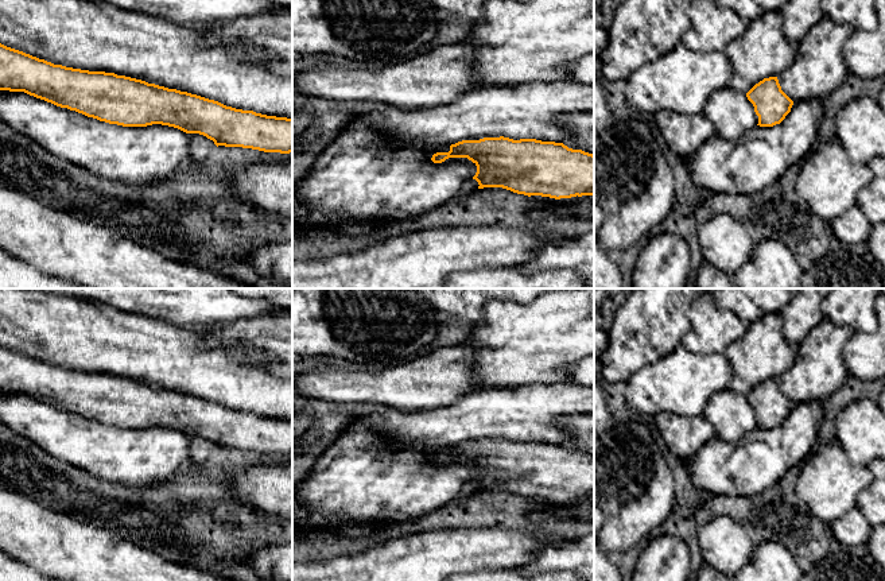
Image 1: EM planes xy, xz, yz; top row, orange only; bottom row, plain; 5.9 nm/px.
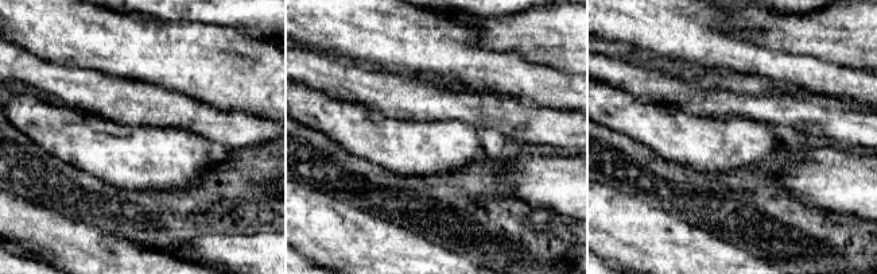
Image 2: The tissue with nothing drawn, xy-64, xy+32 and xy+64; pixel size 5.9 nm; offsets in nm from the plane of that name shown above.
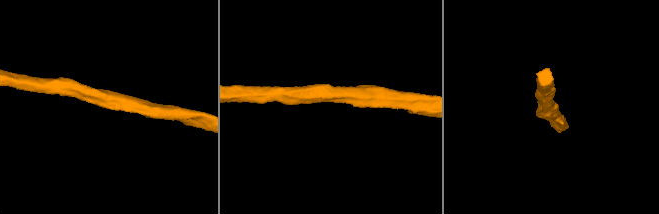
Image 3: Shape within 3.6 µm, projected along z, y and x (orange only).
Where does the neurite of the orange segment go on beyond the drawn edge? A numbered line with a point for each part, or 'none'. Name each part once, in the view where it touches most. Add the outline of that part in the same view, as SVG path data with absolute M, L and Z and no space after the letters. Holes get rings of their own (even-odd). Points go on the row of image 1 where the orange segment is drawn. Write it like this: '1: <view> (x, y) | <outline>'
none

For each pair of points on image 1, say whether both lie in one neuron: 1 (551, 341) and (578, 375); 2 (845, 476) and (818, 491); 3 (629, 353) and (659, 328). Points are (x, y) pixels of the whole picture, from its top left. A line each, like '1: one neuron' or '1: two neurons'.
1: two neurons
2: one neuron
3: one neuron

